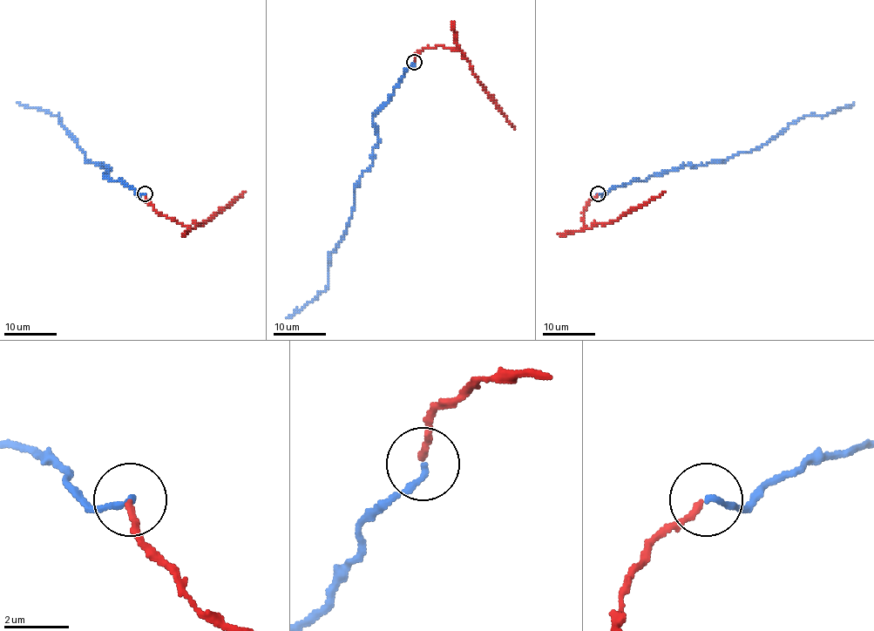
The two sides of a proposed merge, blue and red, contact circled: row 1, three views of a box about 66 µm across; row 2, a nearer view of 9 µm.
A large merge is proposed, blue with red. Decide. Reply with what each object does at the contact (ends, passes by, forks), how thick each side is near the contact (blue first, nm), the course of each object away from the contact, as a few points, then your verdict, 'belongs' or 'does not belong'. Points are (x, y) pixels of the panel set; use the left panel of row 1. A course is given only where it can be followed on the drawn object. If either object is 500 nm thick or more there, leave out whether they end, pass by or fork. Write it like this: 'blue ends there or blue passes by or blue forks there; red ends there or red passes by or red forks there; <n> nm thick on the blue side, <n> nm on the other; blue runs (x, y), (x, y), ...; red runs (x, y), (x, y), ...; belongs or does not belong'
blue ends there; red ends there; 190 nm thick on the blue side, 200 nm on the other; blue runs (145, 193), (109, 180), (103, 175), (109, 168), (104, 165), (87, 162), (59, 115), (17, 102); red runs (145, 193), (146, 200), (155, 210), (191, 227), (205, 222), (246, 191); belongs

